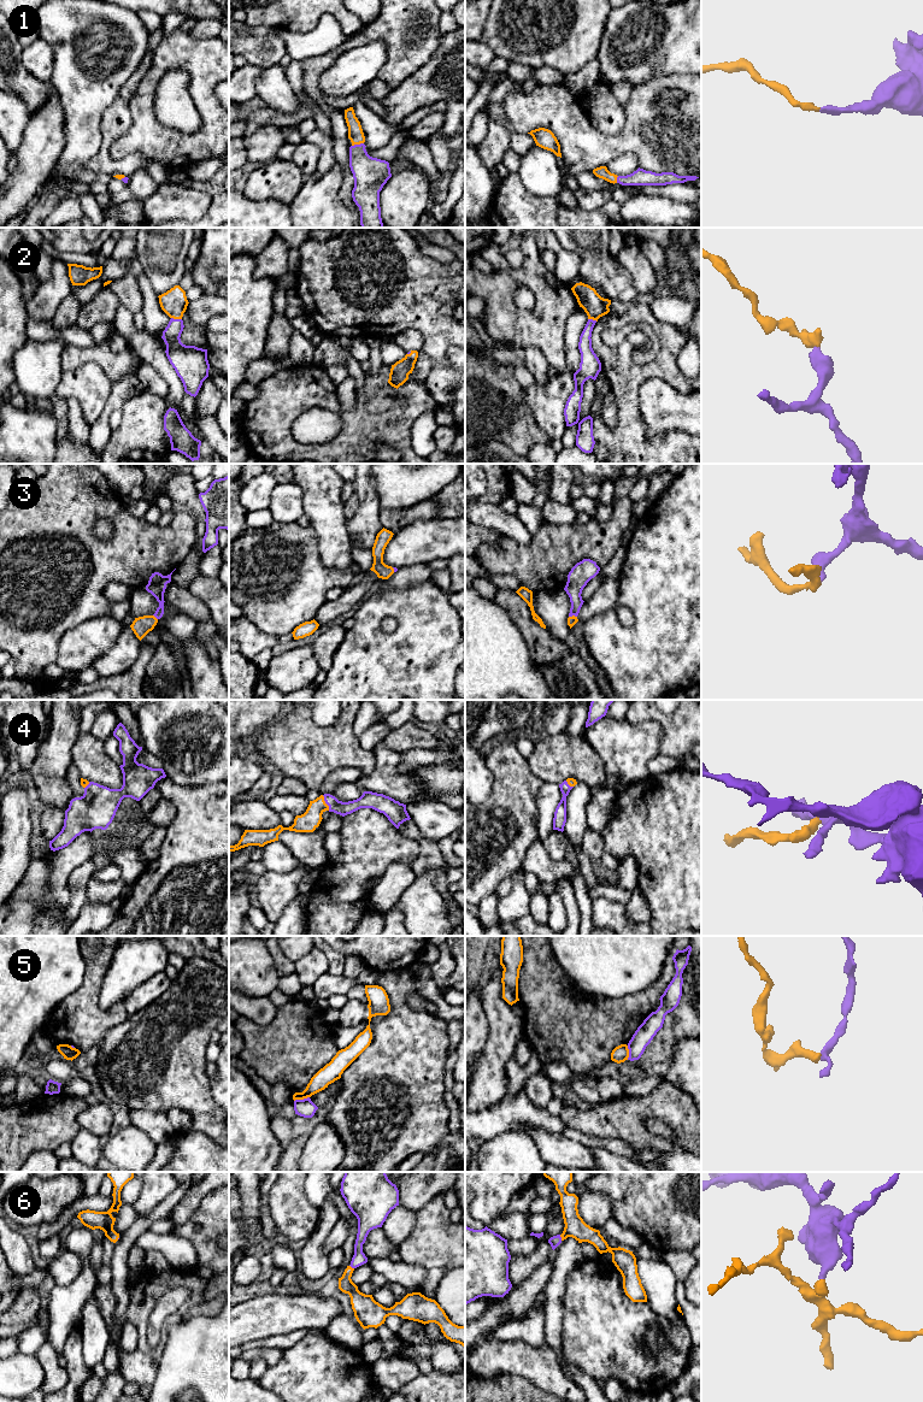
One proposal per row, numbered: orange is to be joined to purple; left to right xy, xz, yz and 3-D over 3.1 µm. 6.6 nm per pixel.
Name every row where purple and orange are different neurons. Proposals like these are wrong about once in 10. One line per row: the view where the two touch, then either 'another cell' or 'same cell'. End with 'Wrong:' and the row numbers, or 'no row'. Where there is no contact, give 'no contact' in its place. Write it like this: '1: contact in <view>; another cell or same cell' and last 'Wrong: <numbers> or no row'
1: contact in xz; same cell
2: contact in xy; same cell
3: contact in yz; same cell
4: contact in xz; same cell
5: contact in xz; another cell
6: contact in yz; same cell
Wrong: 5

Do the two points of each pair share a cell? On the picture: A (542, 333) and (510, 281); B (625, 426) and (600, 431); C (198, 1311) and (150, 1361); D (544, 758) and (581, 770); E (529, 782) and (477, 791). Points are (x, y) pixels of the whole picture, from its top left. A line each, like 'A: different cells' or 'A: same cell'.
A: same cell
B: same cell
C: different cells
D: same cell
E: different cells

